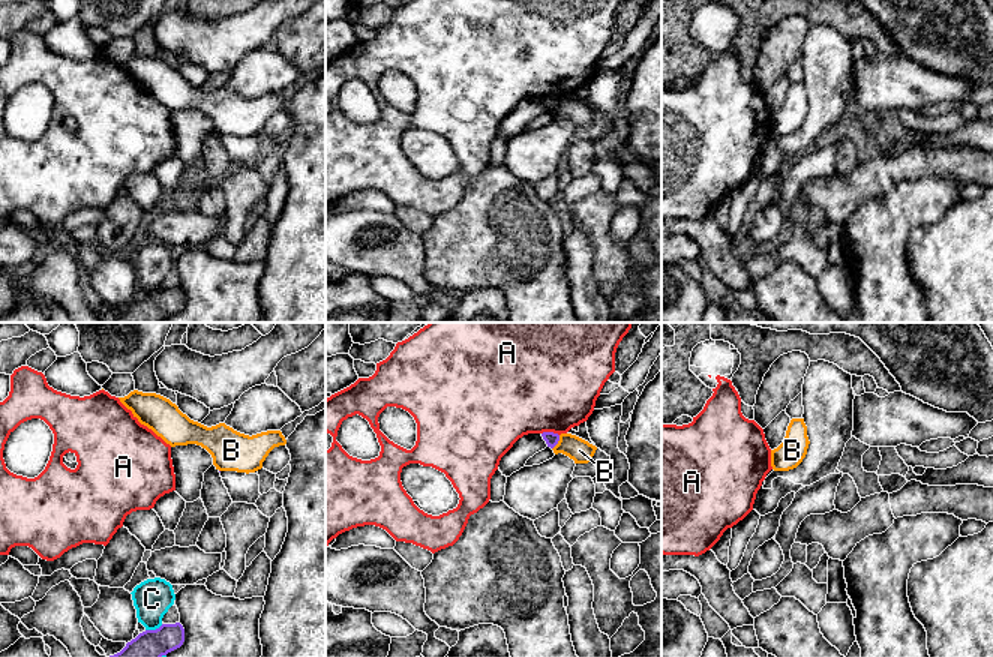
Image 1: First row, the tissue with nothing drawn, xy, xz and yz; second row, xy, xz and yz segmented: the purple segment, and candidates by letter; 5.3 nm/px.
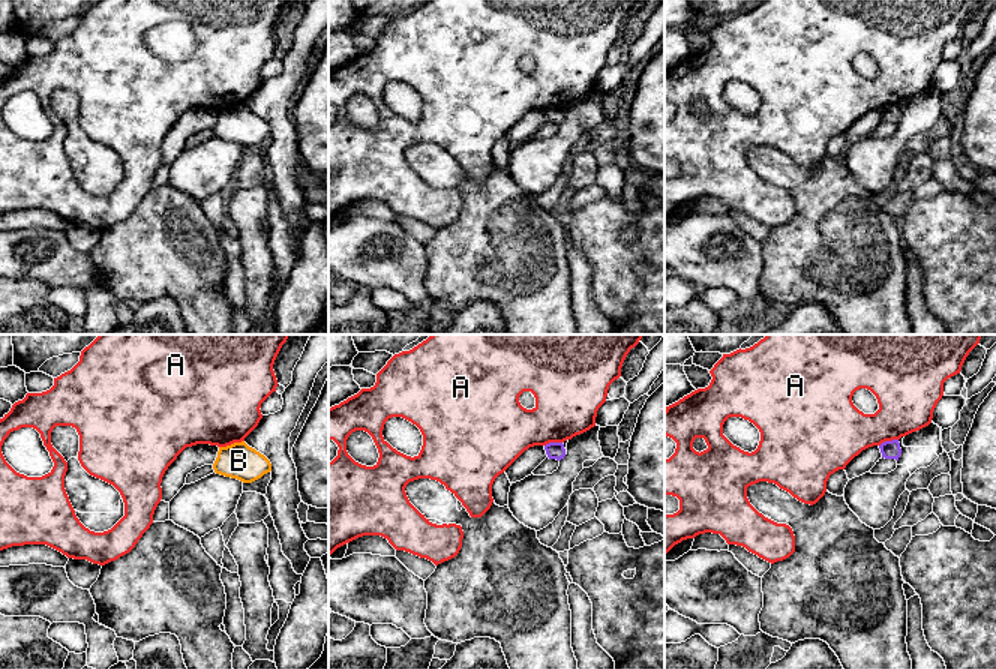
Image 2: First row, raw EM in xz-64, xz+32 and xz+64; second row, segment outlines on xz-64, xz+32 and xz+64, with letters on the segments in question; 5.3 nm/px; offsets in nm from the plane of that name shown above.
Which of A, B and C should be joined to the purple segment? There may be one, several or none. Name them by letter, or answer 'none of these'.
none of these

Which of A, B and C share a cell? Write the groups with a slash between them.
A / B / C

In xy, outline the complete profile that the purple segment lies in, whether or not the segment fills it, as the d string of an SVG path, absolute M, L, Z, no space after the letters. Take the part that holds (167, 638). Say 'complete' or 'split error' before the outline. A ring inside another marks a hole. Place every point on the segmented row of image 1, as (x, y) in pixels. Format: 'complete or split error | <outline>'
complete | M180 622L162 624L156 630L146 630L126 646L110 657L162 657L180 648L184 642L184 628Z

